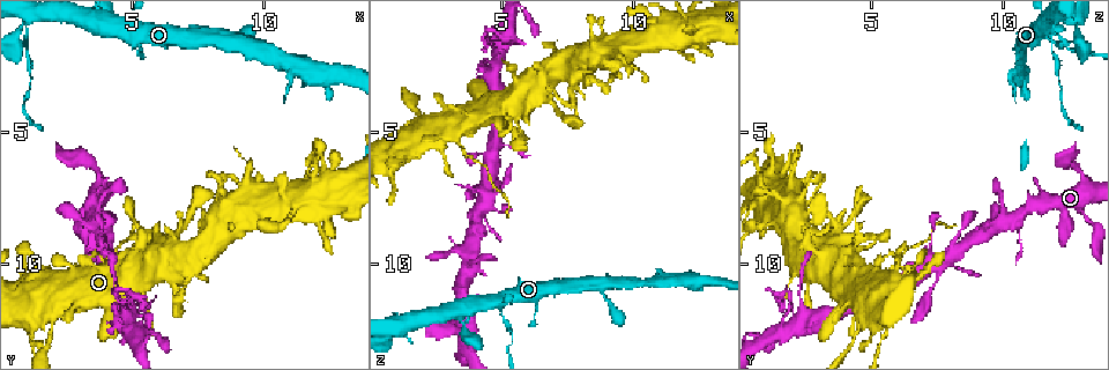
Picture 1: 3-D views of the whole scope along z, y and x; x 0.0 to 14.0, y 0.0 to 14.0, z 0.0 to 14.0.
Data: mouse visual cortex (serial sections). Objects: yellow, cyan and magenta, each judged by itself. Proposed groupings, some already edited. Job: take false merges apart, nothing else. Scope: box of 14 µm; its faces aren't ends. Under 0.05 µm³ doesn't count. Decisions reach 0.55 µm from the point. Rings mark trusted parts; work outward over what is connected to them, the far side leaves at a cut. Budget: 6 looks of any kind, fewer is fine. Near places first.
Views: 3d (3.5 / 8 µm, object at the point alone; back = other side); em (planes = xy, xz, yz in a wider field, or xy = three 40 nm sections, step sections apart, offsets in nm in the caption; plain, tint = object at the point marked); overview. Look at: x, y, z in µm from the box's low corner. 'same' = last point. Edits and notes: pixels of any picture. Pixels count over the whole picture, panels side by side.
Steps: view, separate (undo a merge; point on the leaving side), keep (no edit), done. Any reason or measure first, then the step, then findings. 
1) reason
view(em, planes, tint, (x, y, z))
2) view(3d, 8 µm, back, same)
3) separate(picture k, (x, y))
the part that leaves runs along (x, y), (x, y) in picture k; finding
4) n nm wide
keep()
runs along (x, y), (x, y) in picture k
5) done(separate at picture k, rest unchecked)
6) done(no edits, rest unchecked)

a narrow waist
view(3d, 3.5 µm, (1.0, 1.6, 11.9))

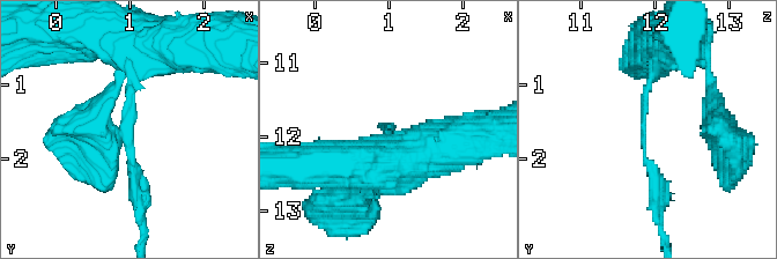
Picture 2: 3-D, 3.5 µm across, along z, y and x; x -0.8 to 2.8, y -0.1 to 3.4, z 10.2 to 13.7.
arms of 200, 250 nm; need the tissue
view(em, planes, tint, (1.05, 1.50, 11.85))

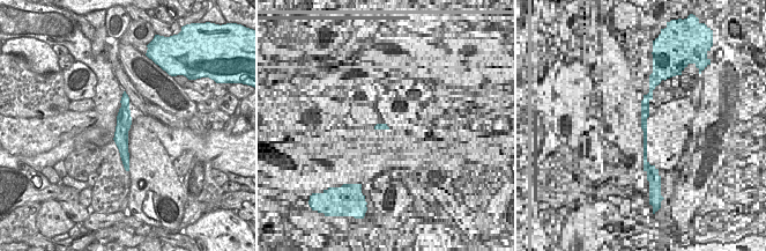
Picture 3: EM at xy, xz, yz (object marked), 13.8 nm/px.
separate(picture 2, (130, 139))
the part that leaves runs along (132, 101), (132, 172), (139, 219) in picture 2; two cells meet here

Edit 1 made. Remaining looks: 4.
view(3d, 3.5 µm, (1.6, 13.3, 4.0))

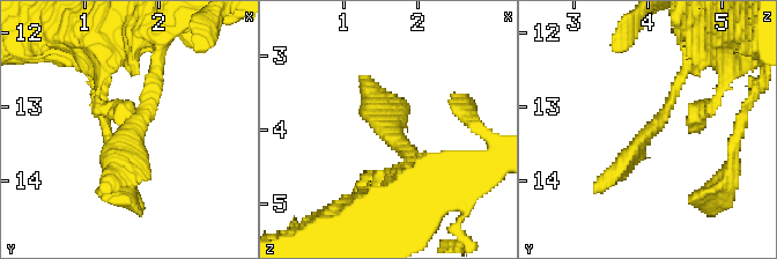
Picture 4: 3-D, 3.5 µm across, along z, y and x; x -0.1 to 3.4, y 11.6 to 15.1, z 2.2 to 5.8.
now the EM
view(em, xy, step 3, tint, (1.60, 13.35, 4.00))

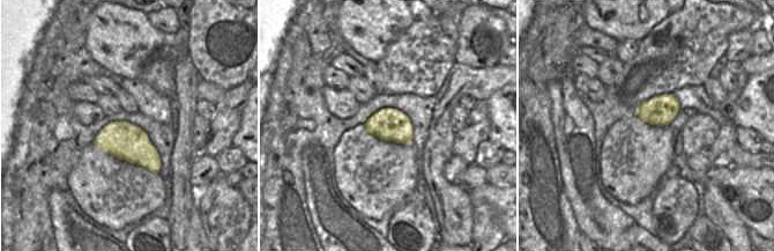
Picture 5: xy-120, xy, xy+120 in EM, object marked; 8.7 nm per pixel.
keep()
runs along (685, 71), (660, 120), (611, 177), (598, 177) in picture 4; all the same cell

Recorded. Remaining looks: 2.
sharp bend
view(3d, 8 µm, (5.2, 12.3, 1.6))

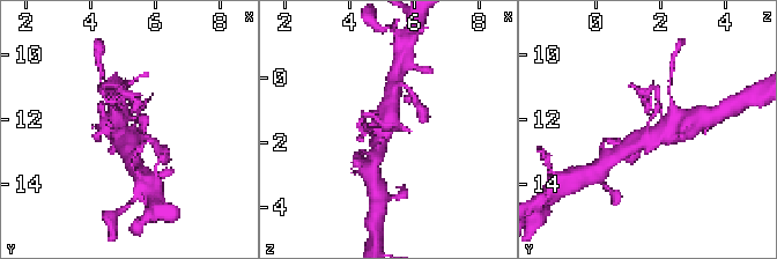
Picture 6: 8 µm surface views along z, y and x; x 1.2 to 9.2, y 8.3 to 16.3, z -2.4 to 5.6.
view(em, xy, step 1, tint, (5.2, 12.4, 1.7))

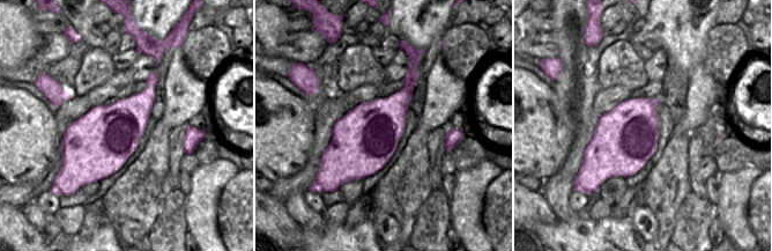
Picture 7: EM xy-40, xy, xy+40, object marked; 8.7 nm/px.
separate(picture 6, (138, 103))
two cells meet here

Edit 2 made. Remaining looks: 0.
done(separate at picture 2, separate at picture 6, rest unchecked)

